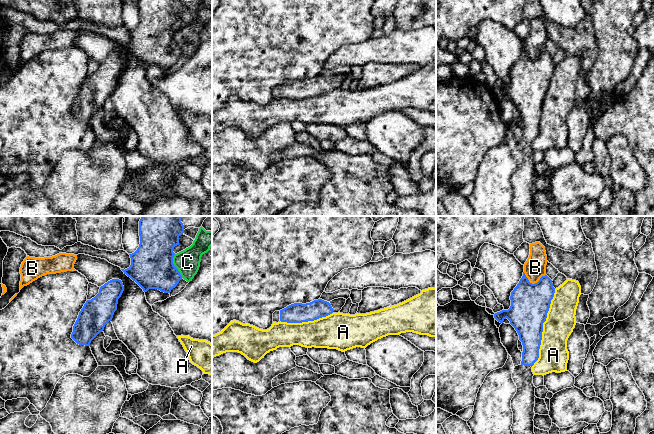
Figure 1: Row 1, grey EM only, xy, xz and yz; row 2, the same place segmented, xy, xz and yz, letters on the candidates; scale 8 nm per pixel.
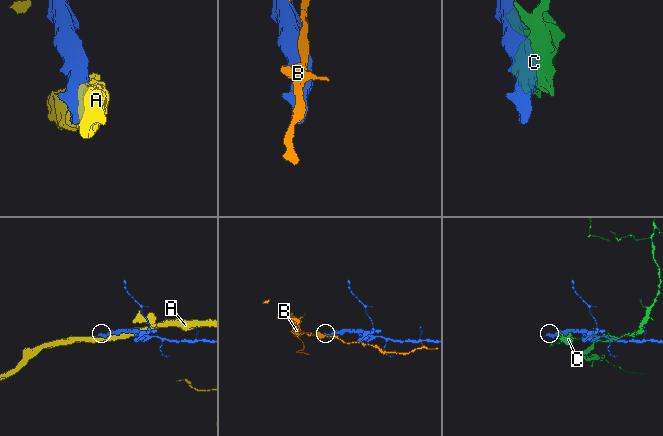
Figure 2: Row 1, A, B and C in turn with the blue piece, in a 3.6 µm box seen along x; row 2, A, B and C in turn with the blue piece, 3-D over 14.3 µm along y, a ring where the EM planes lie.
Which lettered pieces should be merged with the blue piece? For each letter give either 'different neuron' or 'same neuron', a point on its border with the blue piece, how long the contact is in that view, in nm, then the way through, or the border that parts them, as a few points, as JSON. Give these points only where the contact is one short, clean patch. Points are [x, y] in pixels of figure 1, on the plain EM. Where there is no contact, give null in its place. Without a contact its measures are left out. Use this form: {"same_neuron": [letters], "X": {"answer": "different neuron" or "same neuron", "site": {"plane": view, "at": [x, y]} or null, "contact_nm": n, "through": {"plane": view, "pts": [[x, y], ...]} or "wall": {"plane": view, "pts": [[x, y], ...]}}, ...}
{"same_neuron": [], "A": {"answer": "different neuron", "site": {"plane": "yz", "at": [542, 104]}, "contact_nm": 650}, "B": {"answer": "different neuron", "site": {"plane": "yz", "at": [533, 60]}, "contact_nm": 190}, "C": {"answer": "different neuron", "site": {"plane": "xy", "at": [174, 42]}, "contact_nm": 200}}

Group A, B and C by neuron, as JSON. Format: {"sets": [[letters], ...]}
{"sets": [["A"], ["B"], ["C"]]}

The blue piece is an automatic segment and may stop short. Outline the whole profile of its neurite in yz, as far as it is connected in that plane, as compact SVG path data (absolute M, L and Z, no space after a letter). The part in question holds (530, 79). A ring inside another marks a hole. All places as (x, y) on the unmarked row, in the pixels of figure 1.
M525 49L517 62L511 68L511 82L508 86L502 86L494 90L494 94L503 99L507 94L519 111L519 116L523 121L521 140L514 143L512 155L517 162L517 168L511 176L513 188L513 200L511 202L513 211L520 216L539 216L534 209L534 183L535 183L535 162L533 160L532 142L539 134L539 125L542 116L543 99L546 97L551 76L554 73L555 64L552 56L547 52L542 52L540 56L532 60Z

